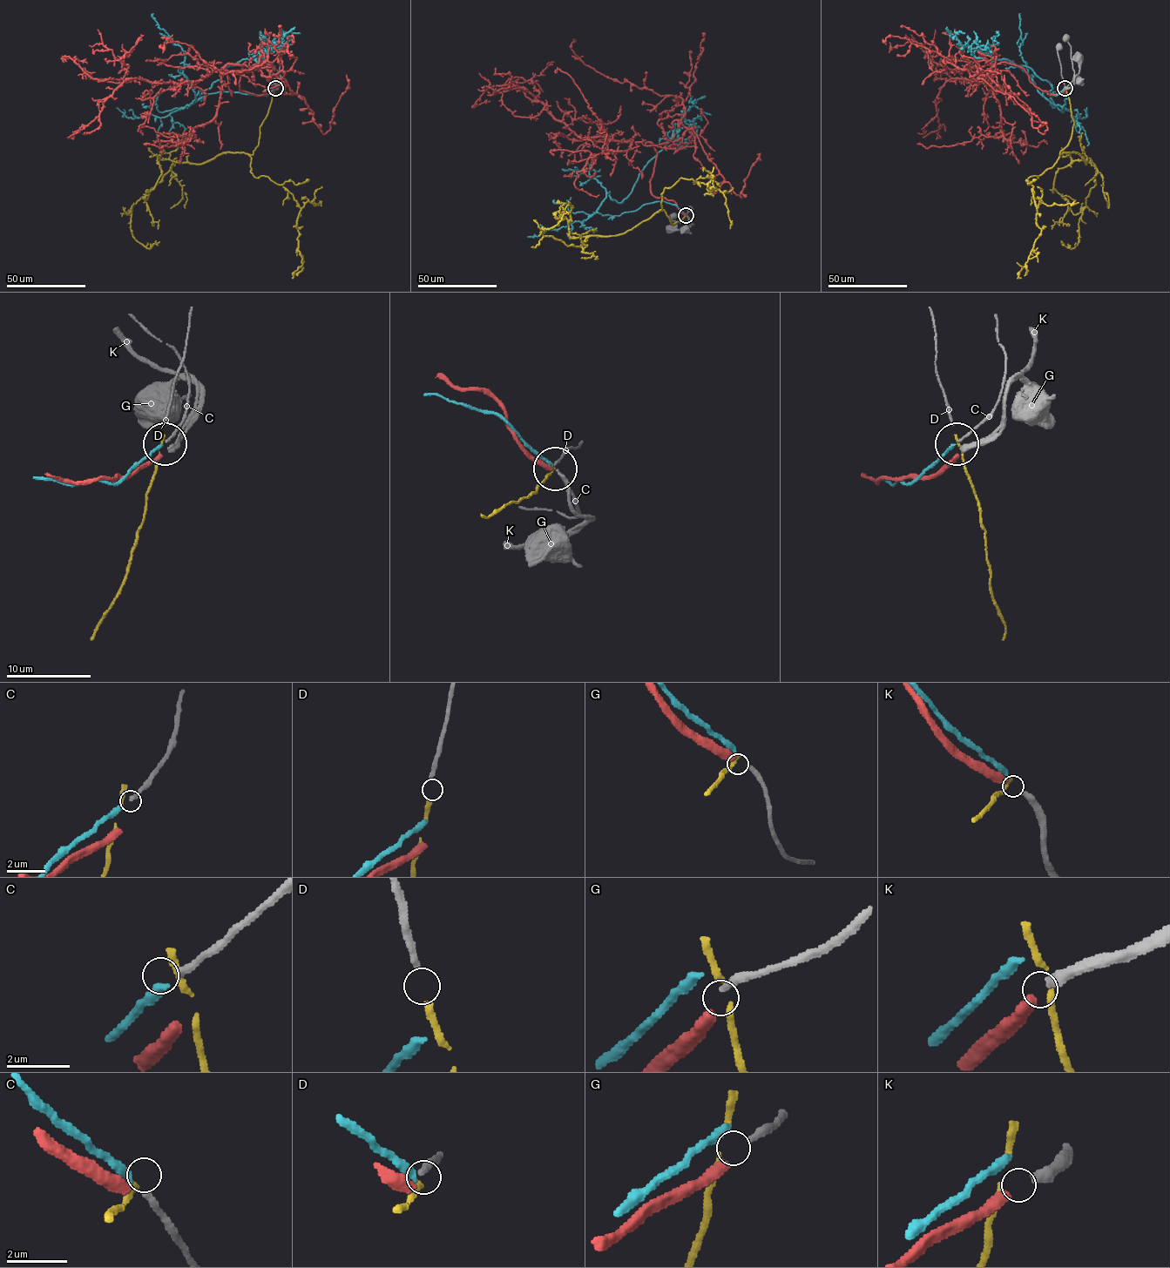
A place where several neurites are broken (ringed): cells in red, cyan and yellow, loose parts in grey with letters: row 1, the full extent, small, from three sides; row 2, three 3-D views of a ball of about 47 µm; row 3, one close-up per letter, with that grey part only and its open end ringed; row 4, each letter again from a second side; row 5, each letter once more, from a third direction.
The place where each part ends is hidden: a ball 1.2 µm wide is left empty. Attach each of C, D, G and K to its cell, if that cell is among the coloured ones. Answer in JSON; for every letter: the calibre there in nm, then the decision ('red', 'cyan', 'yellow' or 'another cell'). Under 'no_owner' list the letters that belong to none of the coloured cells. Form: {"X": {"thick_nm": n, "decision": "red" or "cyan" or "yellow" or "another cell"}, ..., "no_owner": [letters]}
{"C": {"thick_nm": 240, "decision": "cyan"}, "D": {"thick_nm": 220, "decision": "yellow"}, "G": {"thick_nm": 240, "decision": "another cell"}, "K": {"thick_nm": 360, "decision": "red"}, "no_owner": ["G"]}

